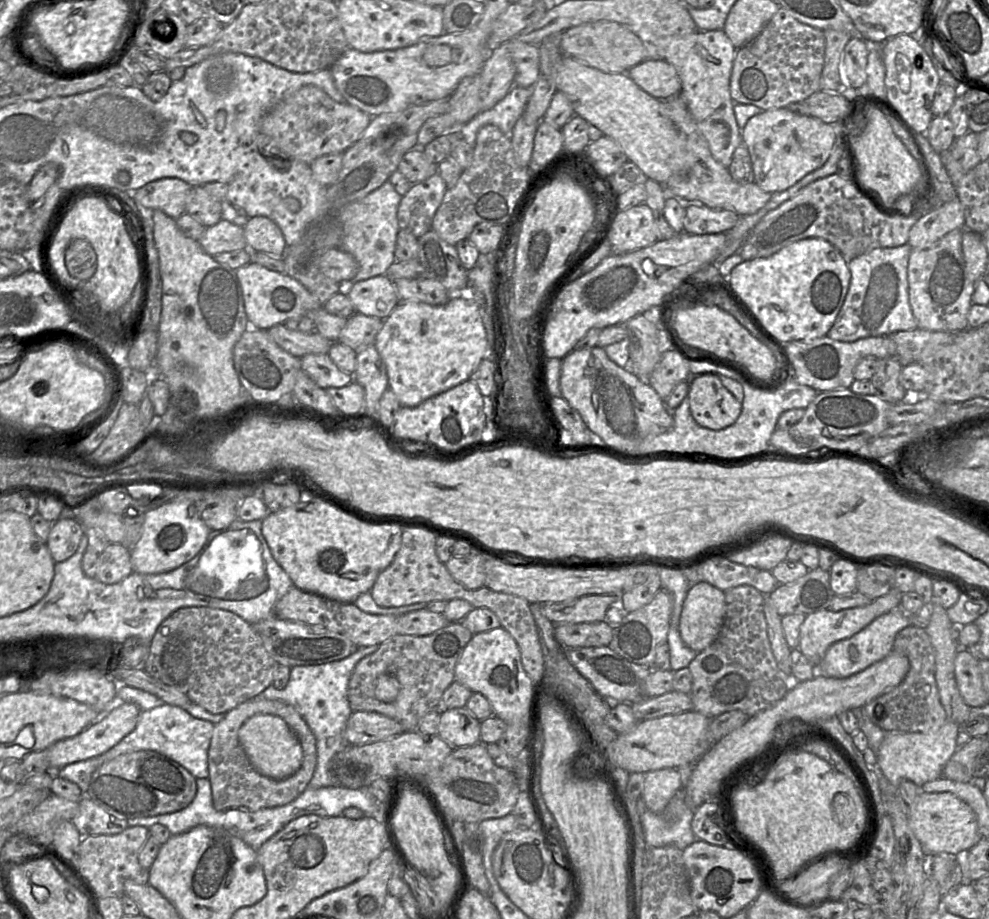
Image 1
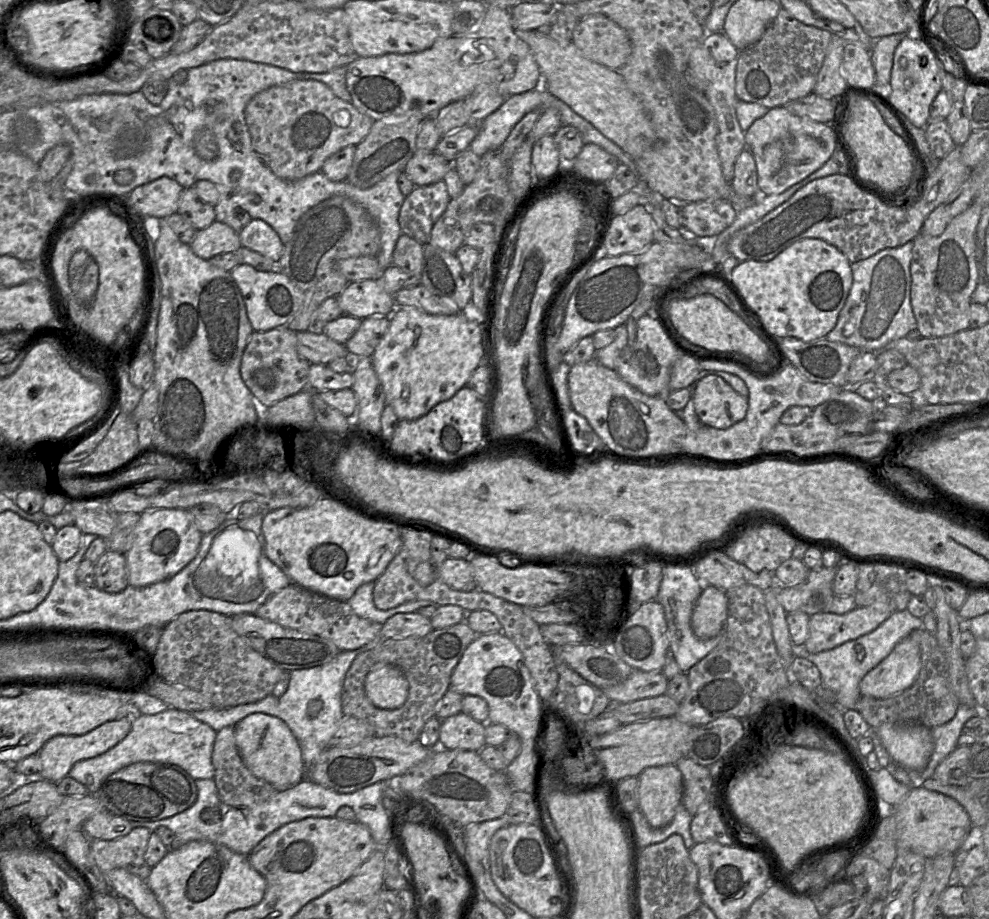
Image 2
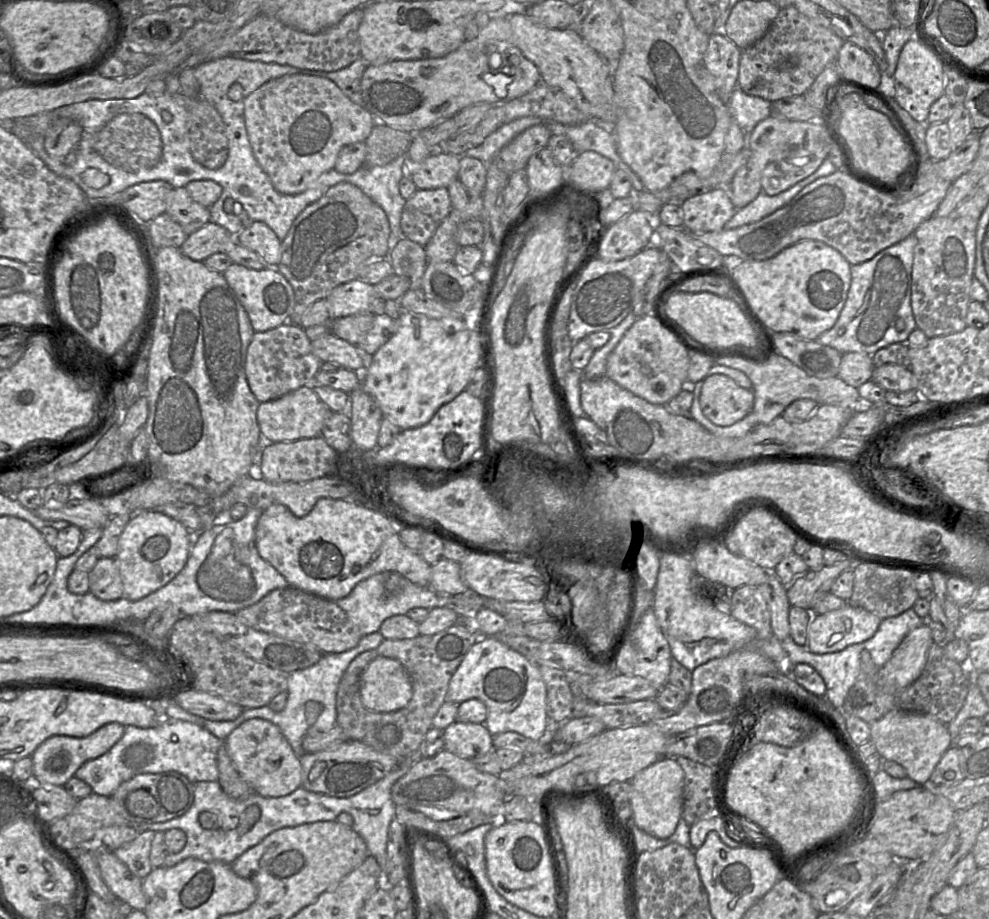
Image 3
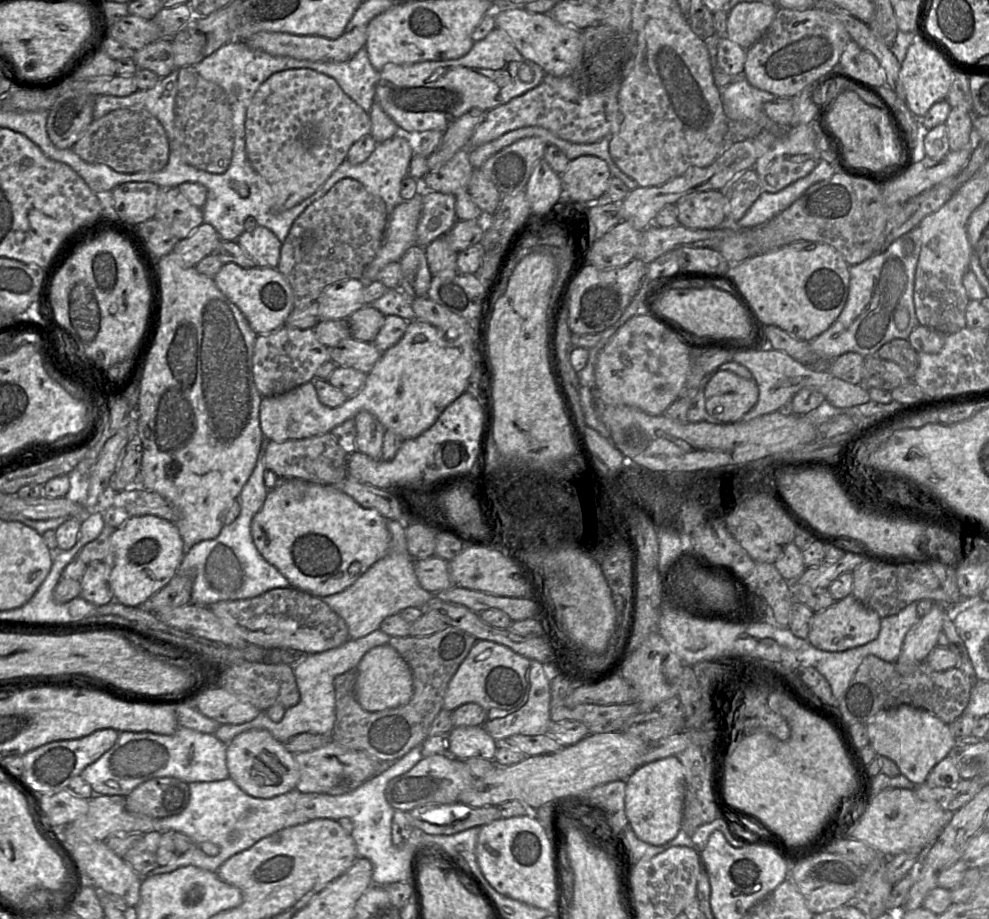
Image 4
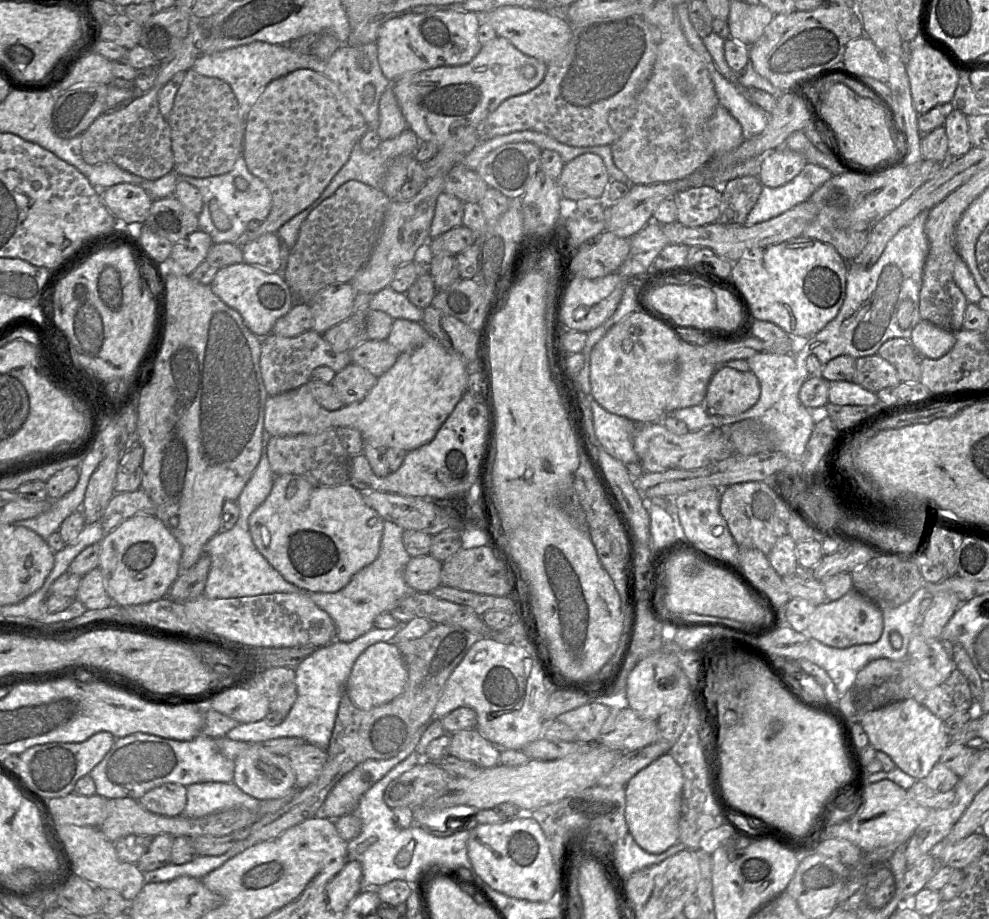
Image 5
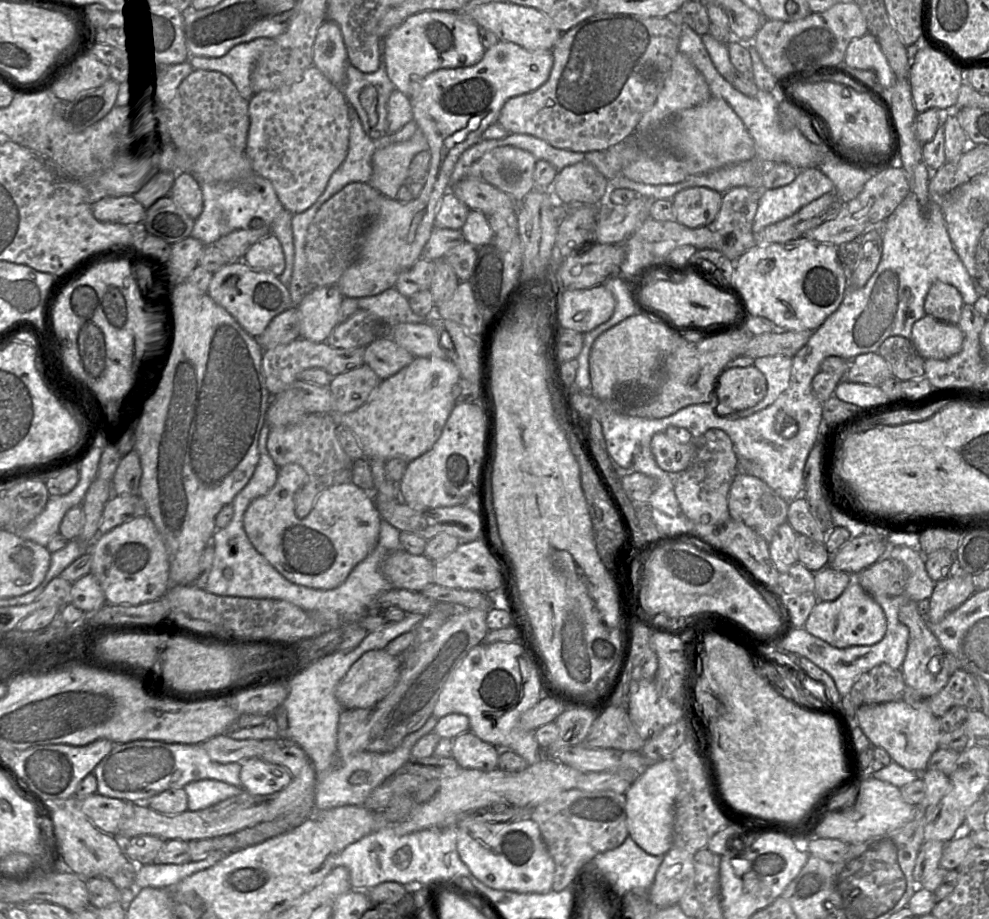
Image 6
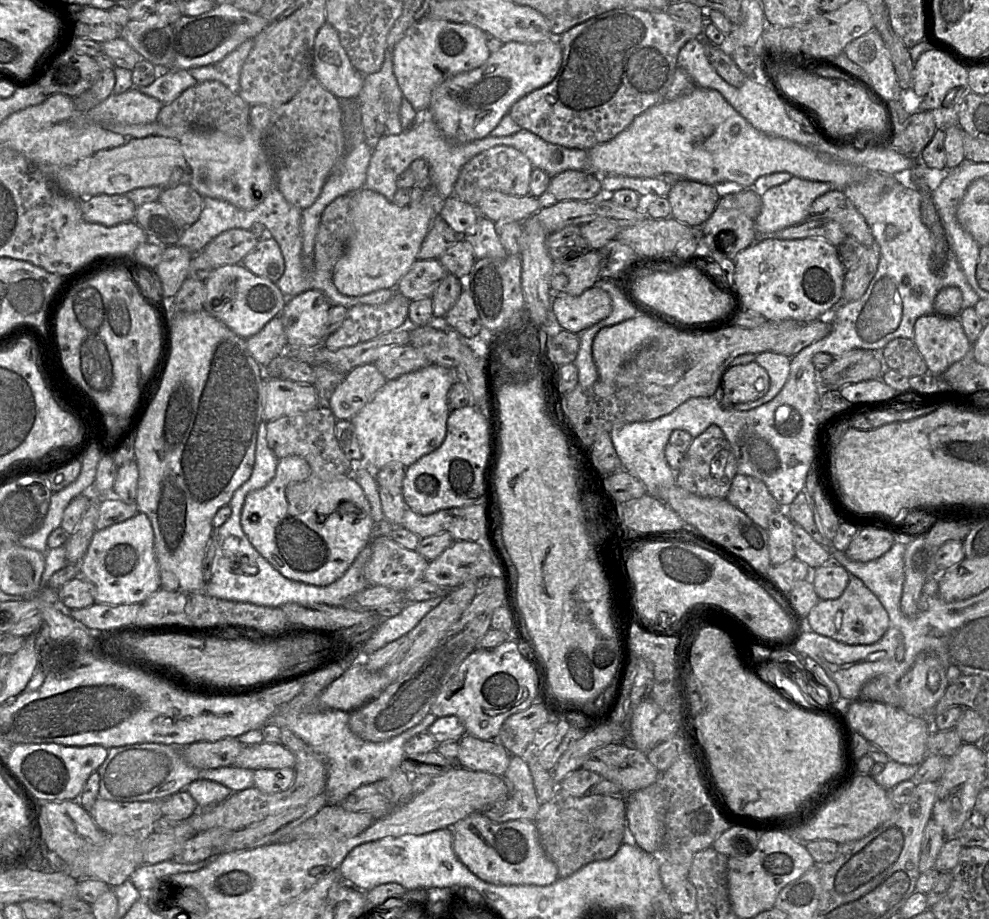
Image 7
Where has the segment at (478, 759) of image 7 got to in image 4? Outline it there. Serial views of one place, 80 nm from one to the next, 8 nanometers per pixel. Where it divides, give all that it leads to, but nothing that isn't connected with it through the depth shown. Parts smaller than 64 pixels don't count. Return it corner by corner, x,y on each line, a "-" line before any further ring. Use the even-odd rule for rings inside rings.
483,726
453,727
448,733
448,755
466,760
484,758
494,760
498,742
495,741

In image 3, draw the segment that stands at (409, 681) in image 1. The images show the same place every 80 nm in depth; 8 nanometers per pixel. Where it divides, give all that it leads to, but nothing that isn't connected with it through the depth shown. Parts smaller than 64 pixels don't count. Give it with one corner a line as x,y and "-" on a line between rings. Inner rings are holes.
464,619
435,634
420,634
409,639
384,639
377,648
357,655
348,665
338,685
336,695
336,724
343,729
348,740
363,742
382,753
392,755
396,758
409,758
416,755
426,733
432,727
432,720
436,712
444,701
446,701
448,684
453,673
458,668
469,648
480,636
482,634
474,630
467,619
-
378,656
399,660
411,678
412,698
404,708
397,711
373,712
362,704
360,697
360,677
366,666

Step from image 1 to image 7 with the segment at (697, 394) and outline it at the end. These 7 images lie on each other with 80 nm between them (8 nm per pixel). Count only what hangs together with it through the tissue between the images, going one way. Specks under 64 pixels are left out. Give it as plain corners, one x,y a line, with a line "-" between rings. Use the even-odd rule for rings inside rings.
756,361
729,366
722,375
724,395
734,404
758,400
767,393
769,387
769,375

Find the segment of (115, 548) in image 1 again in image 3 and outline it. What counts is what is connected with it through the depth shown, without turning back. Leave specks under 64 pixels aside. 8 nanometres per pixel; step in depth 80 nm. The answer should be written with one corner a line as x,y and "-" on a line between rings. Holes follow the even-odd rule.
99,558
89,572
89,592
103,601
123,598
123,582
115,558

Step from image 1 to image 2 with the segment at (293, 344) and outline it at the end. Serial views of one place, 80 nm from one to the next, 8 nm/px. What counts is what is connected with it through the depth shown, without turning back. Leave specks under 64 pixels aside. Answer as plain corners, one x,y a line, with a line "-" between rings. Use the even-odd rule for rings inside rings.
321,327
297,332
297,351
310,364
328,364
348,354
346,346
322,333

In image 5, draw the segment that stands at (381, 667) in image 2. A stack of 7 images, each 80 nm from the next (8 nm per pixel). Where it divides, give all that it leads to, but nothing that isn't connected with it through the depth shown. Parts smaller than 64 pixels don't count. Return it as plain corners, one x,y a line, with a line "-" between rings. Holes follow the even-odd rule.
377,642
357,658
346,681
345,692
362,710
390,702
400,695
408,681
408,671
400,650
394,642

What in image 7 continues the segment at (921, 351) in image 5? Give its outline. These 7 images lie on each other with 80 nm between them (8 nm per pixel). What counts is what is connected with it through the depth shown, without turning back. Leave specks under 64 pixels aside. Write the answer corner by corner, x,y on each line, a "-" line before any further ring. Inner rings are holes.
938,314
923,315
917,319
913,342
928,371
939,377
971,348
959,319

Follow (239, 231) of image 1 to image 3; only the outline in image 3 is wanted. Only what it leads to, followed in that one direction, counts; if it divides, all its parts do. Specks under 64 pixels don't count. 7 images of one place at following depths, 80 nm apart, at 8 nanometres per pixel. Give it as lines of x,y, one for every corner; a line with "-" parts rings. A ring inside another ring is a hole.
208,222
189,235
179,249
188,258
203,262
214,253
226,253
235,241
227,229

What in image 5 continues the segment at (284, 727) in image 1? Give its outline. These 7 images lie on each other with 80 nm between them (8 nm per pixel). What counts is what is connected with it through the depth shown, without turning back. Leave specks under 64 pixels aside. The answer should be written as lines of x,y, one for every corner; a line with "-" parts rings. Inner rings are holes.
252,745
234,761
233,782
247,795
259,800
286,796
295,788
295,773
285,755

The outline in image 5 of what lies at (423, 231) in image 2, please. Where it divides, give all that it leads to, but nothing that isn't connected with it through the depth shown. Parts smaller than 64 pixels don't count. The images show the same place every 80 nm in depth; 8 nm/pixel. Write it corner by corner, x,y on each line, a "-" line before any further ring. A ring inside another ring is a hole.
446,192
440,193
431,222
430,239
463,224
463,204
460,199
453,195

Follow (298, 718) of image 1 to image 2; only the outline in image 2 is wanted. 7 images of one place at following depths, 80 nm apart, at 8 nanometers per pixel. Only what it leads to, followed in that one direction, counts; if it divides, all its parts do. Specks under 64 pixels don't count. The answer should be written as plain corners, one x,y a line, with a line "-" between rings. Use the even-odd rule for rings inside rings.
227,726
216,734
212,753
214,778
219,798
222,803
234,807
258,806
272,799
278,791
266,781
257,778
245,766
239,753
235,726

